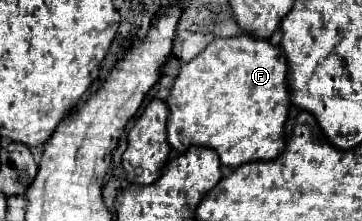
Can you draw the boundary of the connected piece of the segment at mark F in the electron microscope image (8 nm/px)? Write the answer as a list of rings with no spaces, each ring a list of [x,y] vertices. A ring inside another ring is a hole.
[[[237,35],[237,37],[227,37],[227,39],[213,39],[195,59],[191,59],[189,63],[185,63],[171,87],[169,97],[165,99],[167,109],[169,109],[169,117],[167,117],[167,141],[171,145],[171,149],[175,149],[177,153],[185,153],[191,145],[195,147],[207,147],[217,151],[221,165],[225,167],[239,167],[251,161],[271,161],[279,155],[279,151],[283,151],[283,127],[287,121],[287,113],[289,113],[289,89],[287,89],[287,59],[283,55],[283,51],[279,47],[273,47],[269,41],[267,43],[255,43],[255,39],[247,39],[247,35]]]

